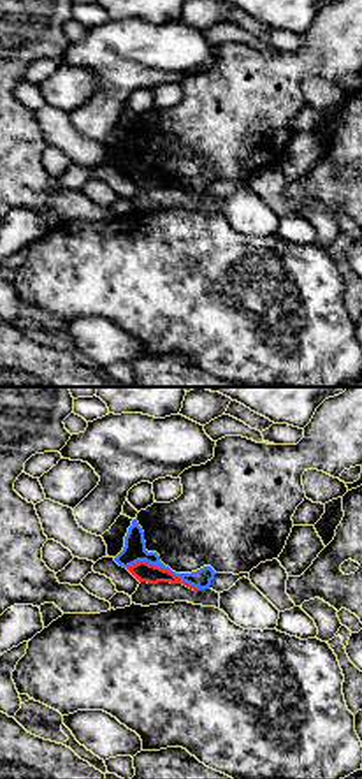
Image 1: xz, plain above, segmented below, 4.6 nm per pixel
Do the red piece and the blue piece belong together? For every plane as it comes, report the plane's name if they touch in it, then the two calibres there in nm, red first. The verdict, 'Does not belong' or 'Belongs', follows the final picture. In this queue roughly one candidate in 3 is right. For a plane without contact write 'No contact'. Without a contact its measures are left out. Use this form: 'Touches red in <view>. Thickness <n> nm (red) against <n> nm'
Touches red in xz. Thickness 90 nm (red) against 110 nm

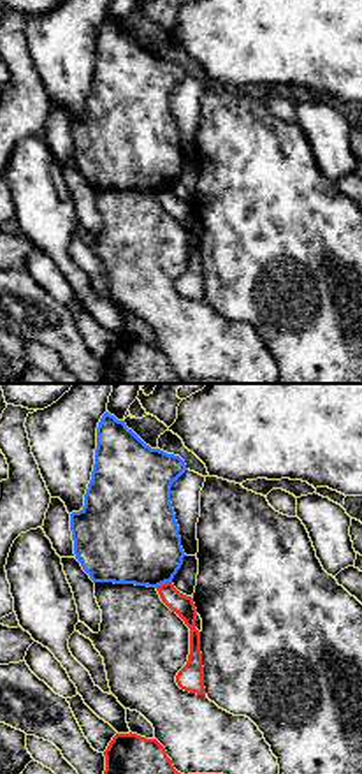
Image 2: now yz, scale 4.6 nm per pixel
Touches red in yz. Thickness 100 nm (red) against 420 nm

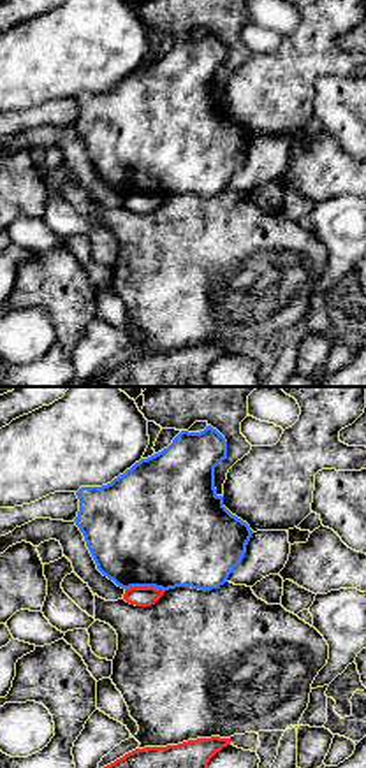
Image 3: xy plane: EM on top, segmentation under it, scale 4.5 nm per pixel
Touches red in xy. Thickness 100 nm (red) against 500 nm

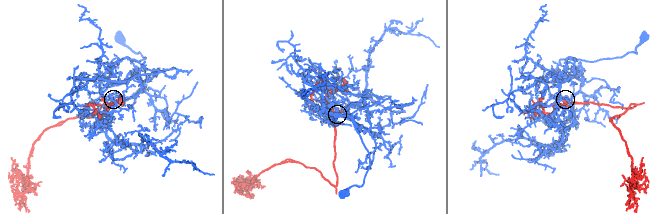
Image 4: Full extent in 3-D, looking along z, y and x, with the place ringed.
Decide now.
Does not belong

